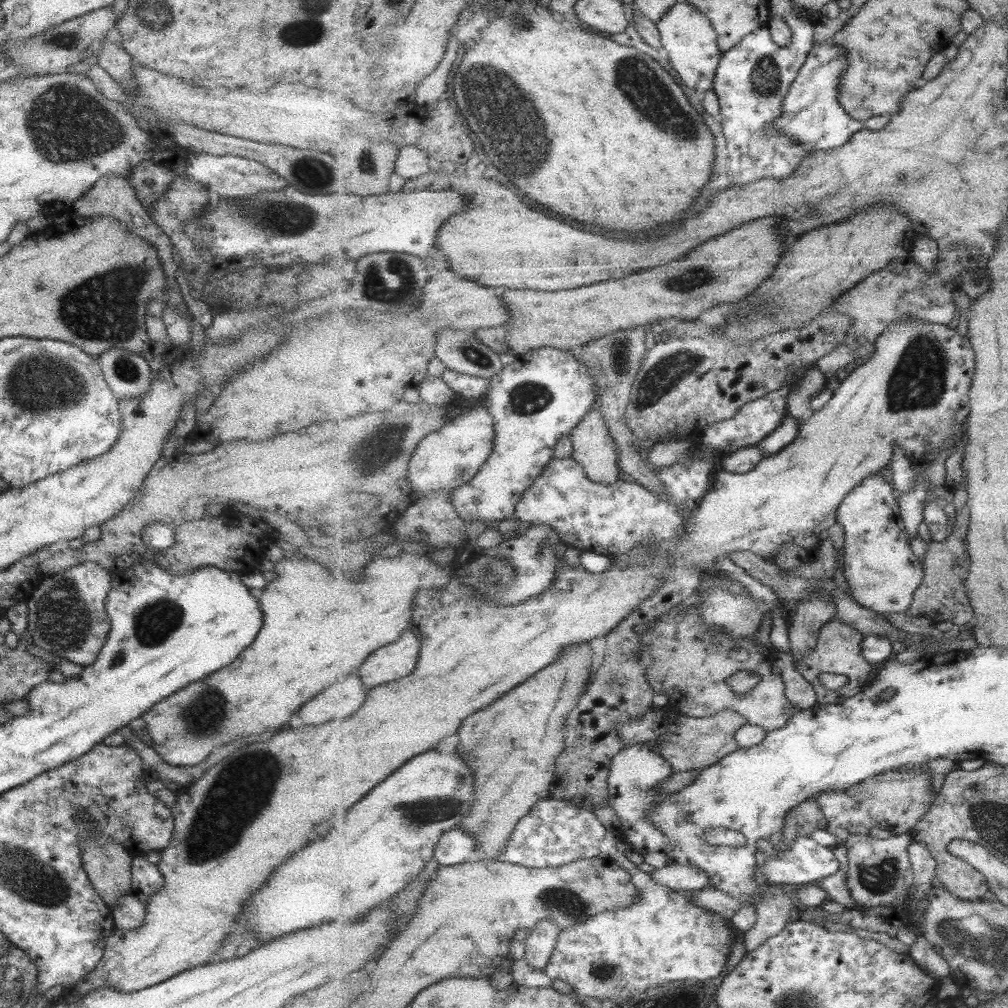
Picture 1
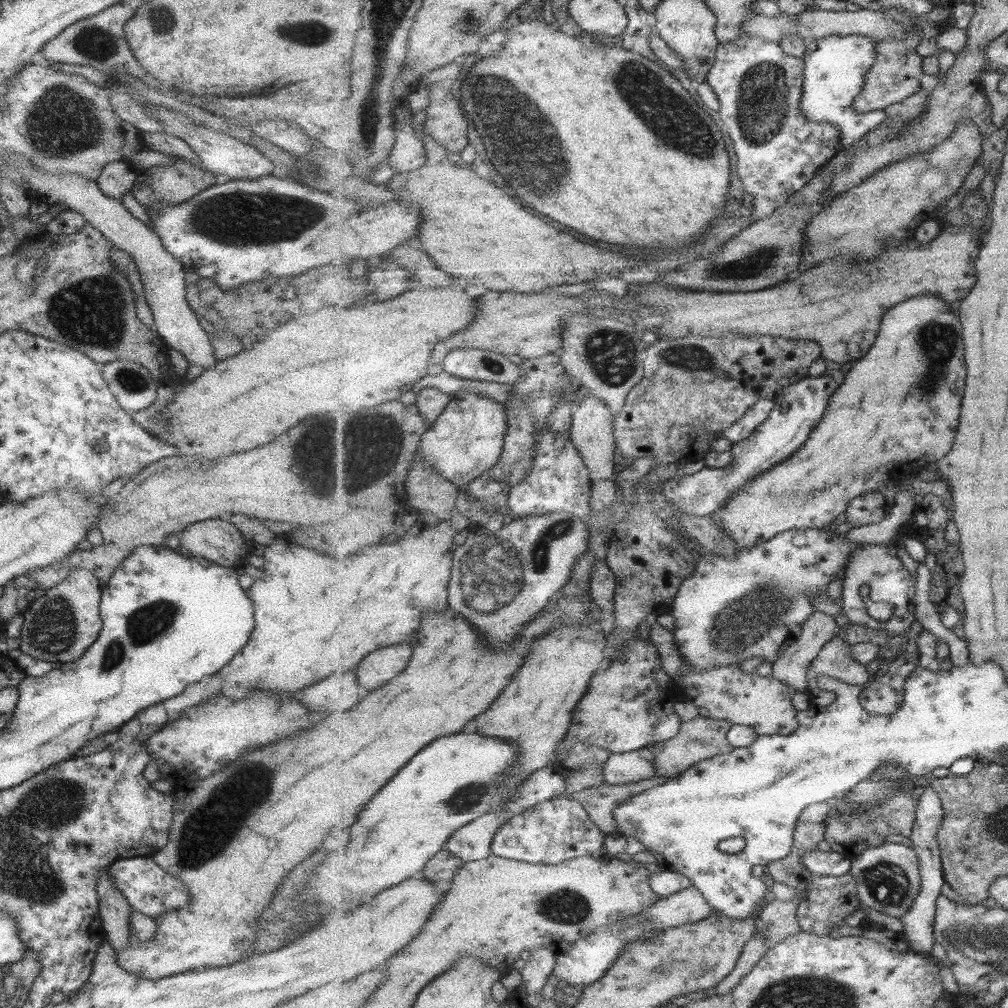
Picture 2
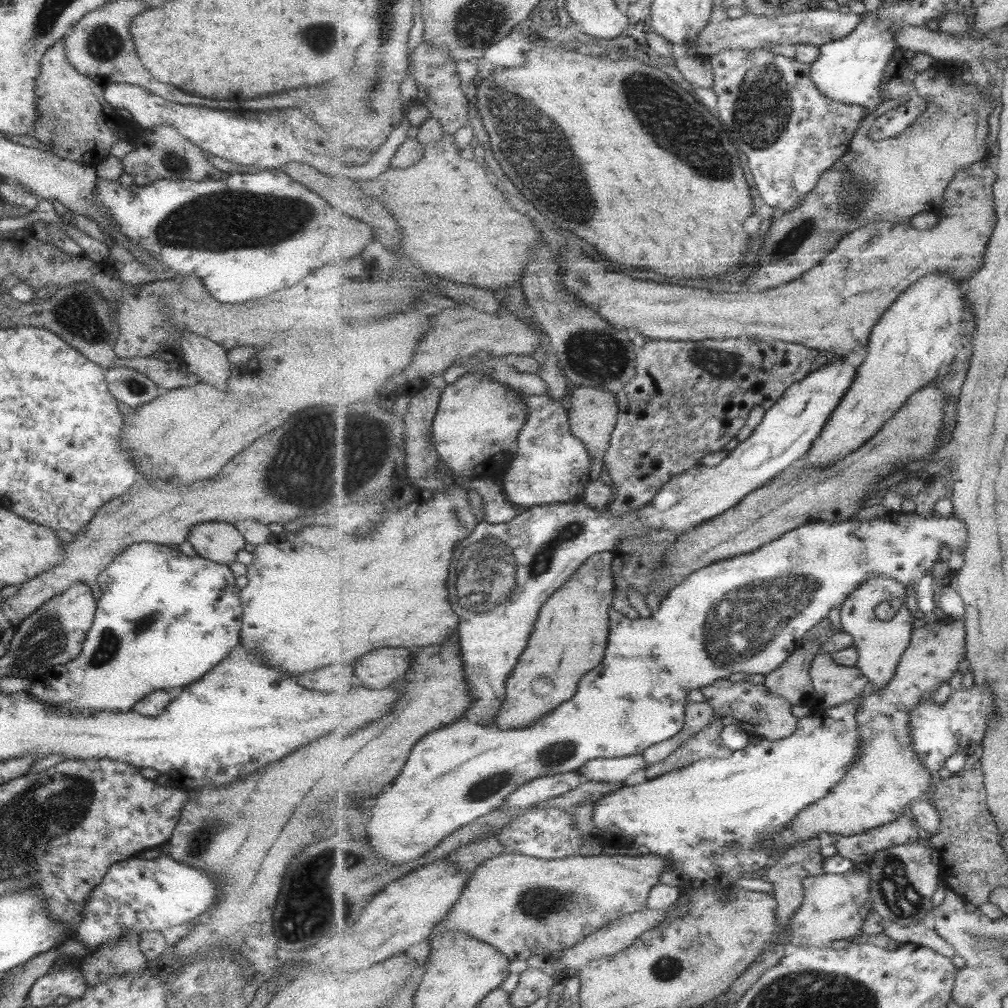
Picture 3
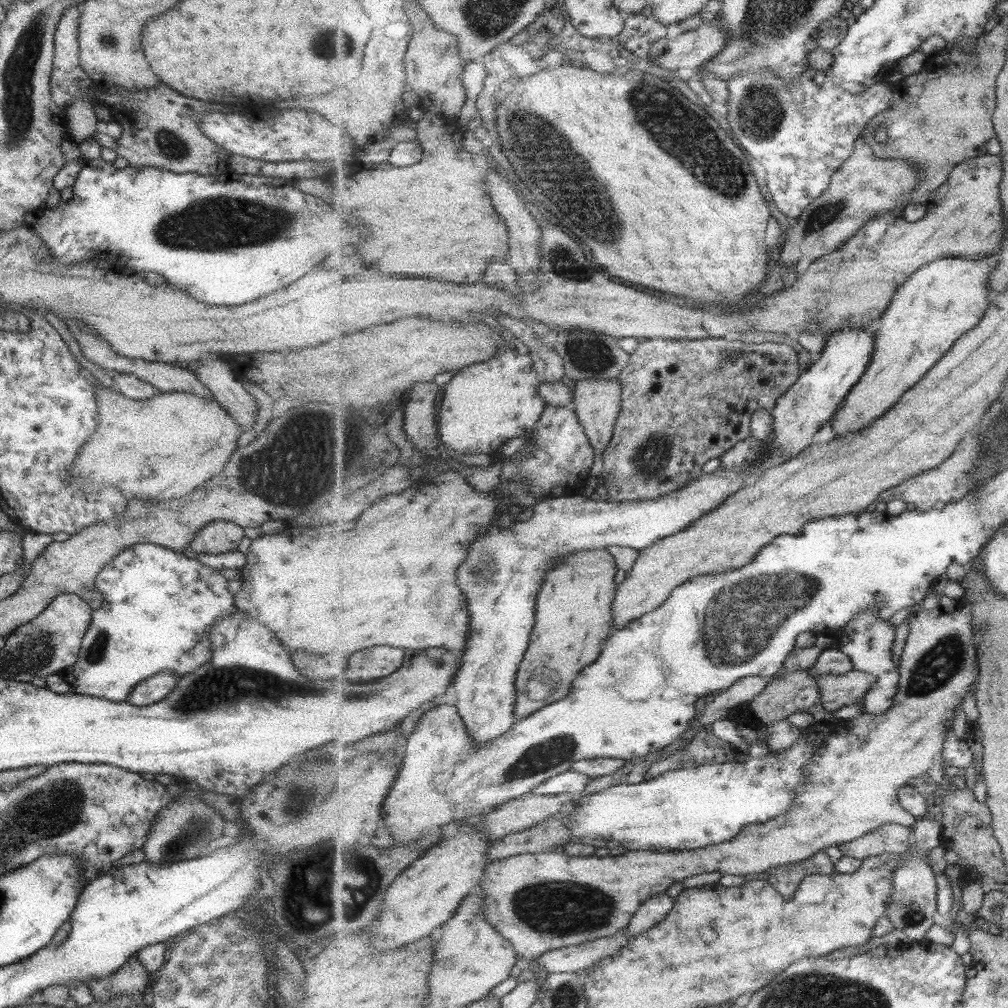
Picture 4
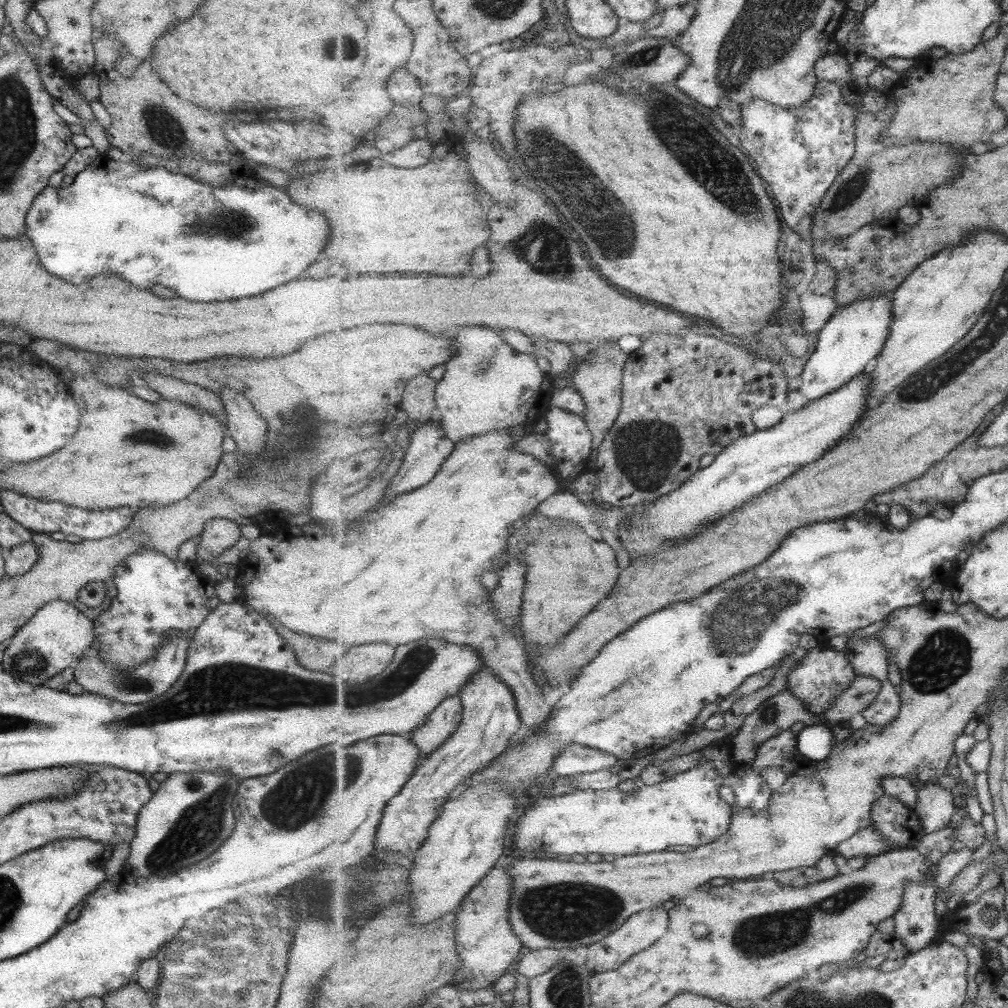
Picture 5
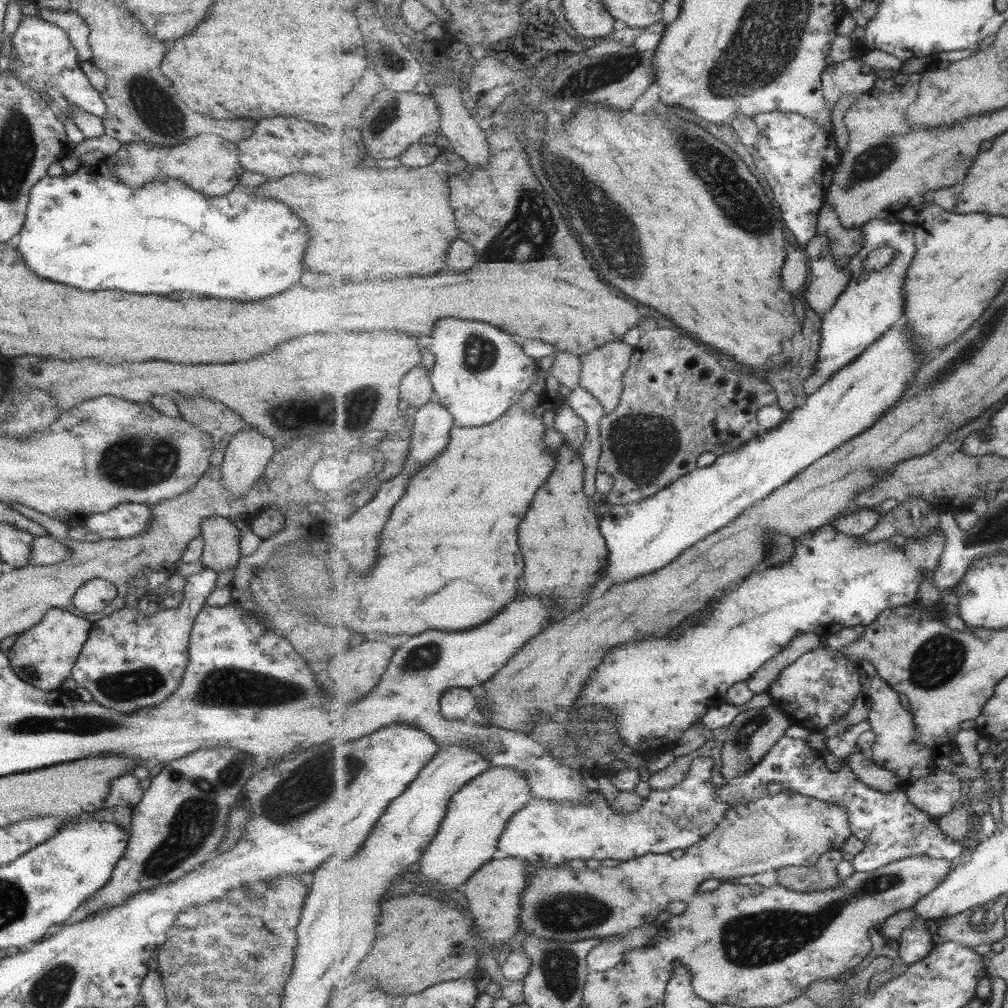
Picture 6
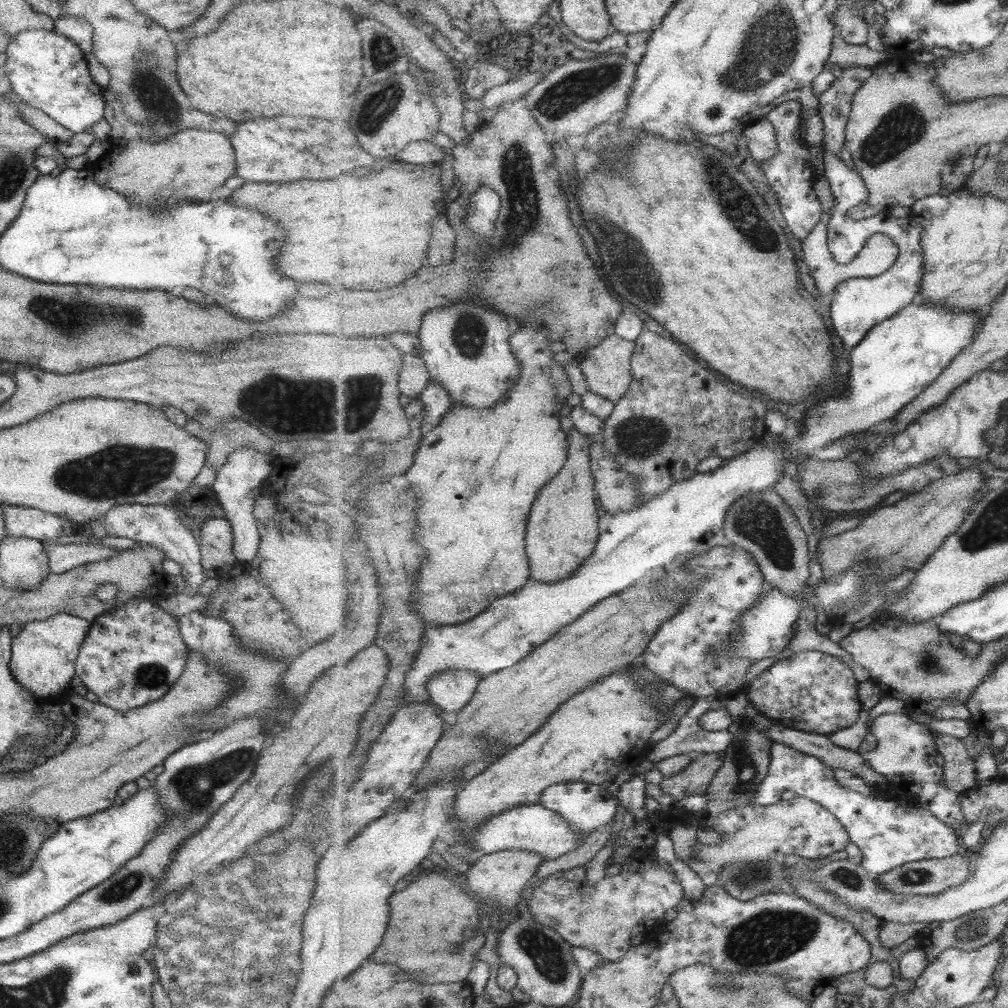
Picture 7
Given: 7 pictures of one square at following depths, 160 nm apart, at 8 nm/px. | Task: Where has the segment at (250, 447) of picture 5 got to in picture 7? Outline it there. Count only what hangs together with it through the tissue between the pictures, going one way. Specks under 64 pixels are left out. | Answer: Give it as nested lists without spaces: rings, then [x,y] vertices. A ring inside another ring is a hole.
[[[238,448],[228,455],[225,464],[216,471],[212,486],[214,497],[218,506],[224,512],[224,518],[228,520],[232,530],[232,554],[238,566],[246,566],[254,560],[258,542],[259,532],[255,525],[253,516],[253,493],[252,490],[259,487],[261,480],[271,472],[272,460],[268,454],[261,454],[250,448]]]

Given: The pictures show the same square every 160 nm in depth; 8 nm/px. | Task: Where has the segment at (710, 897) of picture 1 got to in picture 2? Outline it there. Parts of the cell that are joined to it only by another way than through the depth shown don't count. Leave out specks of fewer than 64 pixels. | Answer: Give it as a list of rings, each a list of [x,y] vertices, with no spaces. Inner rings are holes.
[[[695,886],[684,888],[671,897],[660,899],[653,907],[640,913],[640,920],[650,920],[654,926],[665,929],[703,920],[712,912],[719,911],[711,907],[705,896]]]

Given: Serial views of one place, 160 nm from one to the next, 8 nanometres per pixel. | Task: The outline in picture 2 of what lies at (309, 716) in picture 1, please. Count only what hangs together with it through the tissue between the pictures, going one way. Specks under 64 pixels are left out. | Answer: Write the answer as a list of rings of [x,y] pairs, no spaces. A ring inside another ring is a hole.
[[[337,672],[303,688],[299,702],[315,712],[345,712],[359,702],[359,696],[361,688],[357,684],[357,676],[353,672]]]

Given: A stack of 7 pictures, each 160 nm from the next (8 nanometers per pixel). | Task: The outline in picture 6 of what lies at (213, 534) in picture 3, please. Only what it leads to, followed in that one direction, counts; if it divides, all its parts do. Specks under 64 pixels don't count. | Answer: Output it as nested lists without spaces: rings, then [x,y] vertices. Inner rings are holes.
[[[207,517],[200,524],[202,553],[200,562],[216,573],[234,568],[240,558],[239,530],[225,517]]]

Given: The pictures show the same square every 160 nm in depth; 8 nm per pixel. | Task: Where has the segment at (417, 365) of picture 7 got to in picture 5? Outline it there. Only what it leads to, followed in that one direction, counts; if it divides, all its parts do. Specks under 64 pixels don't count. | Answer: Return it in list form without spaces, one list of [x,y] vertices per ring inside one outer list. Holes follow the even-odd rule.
[[[430,374],[414,376],[404,390],[401,407],[419,425],[429,422],[437,408],[437,383]]]

